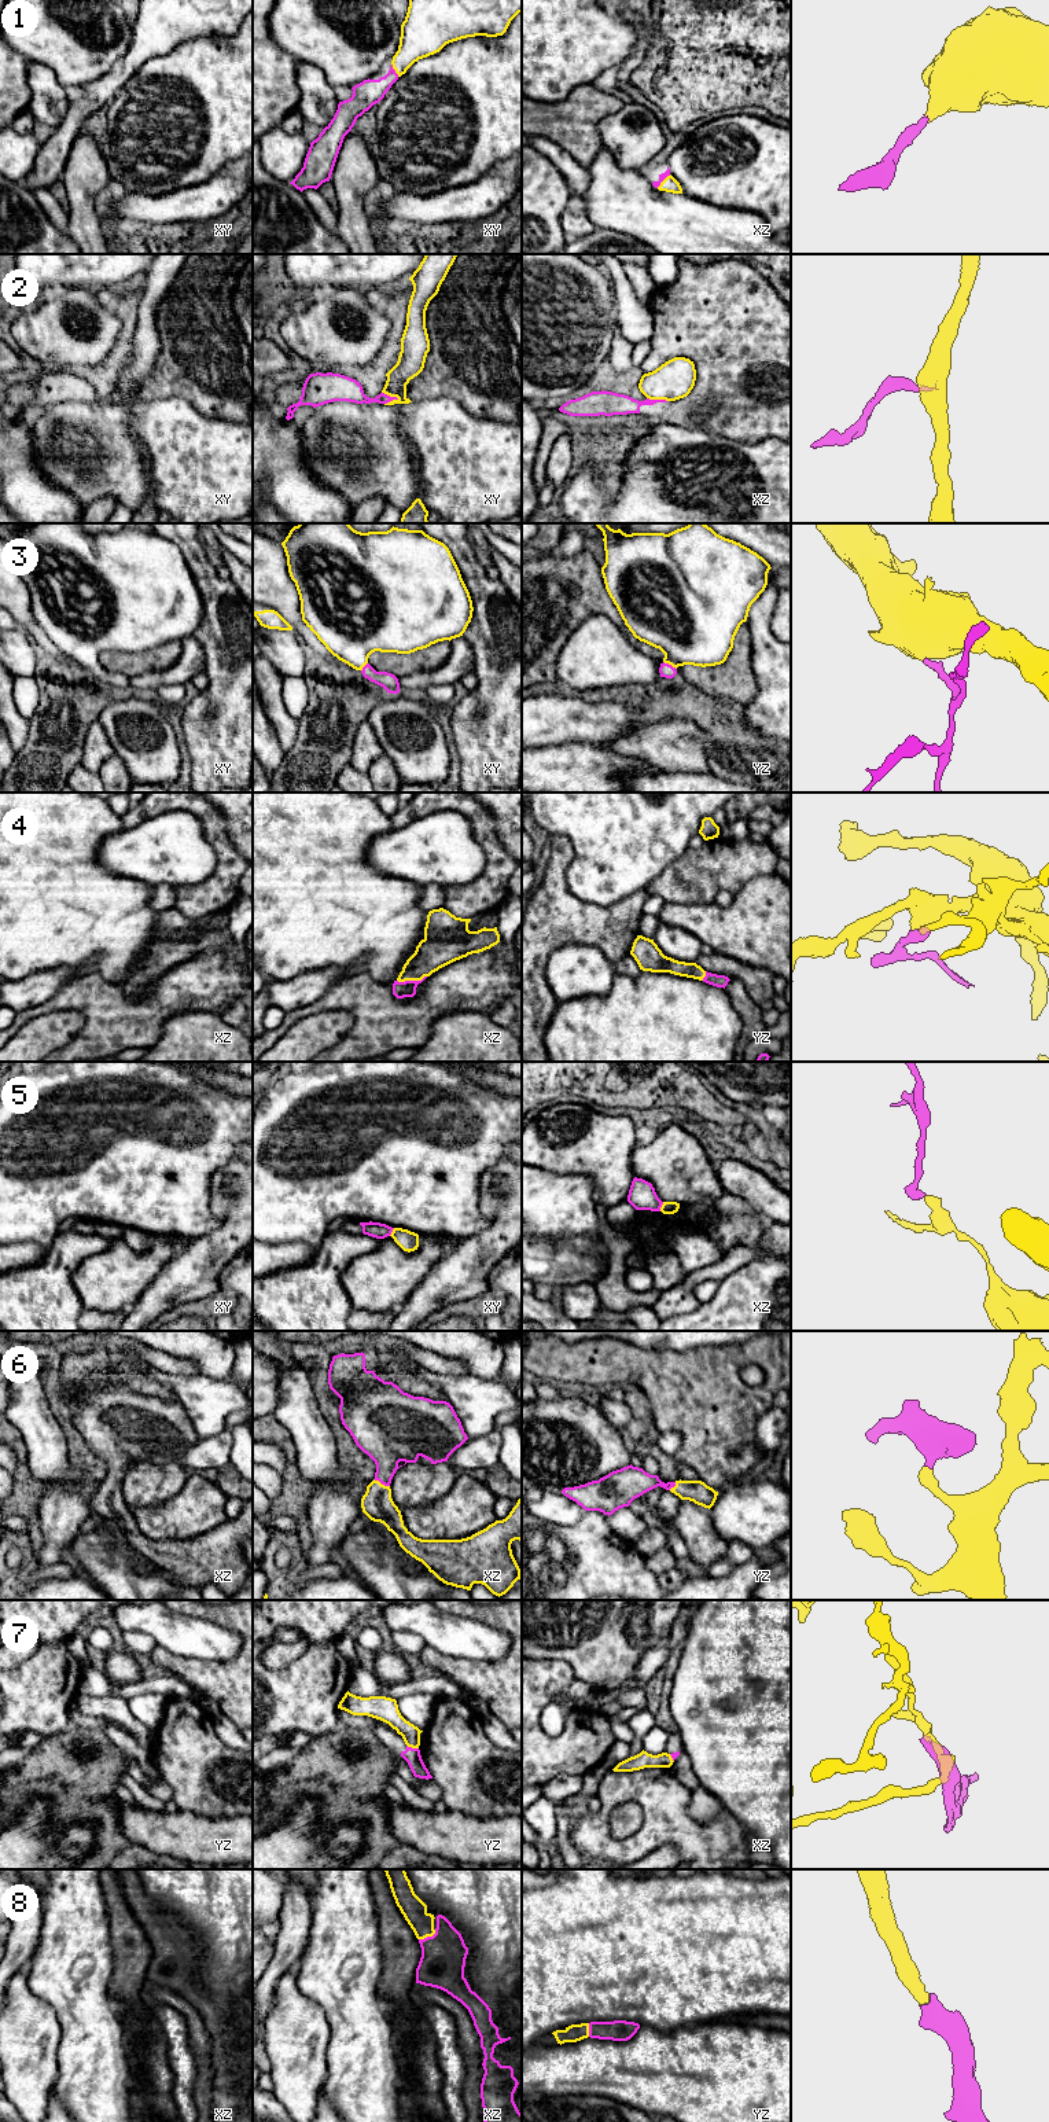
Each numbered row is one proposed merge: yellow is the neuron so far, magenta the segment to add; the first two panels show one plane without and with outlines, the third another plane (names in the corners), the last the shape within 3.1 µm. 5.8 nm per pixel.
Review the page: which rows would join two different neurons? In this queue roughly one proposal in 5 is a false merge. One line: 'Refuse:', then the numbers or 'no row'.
Refuse: 2, 5, 7

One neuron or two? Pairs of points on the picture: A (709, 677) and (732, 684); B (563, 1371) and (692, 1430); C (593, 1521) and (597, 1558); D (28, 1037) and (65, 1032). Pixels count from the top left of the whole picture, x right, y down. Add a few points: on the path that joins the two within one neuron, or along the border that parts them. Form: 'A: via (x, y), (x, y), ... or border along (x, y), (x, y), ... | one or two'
A: via (714, 680), (727, 681) | one
B: via (596, 1370), (637, 1370), (665, 1397) | one
C: via (593, 1530), (593, 1548) | one
D: via (37, 1037), (55, 1032) | one

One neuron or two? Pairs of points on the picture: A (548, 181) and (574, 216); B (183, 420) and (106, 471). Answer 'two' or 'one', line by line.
A: two
B: one

